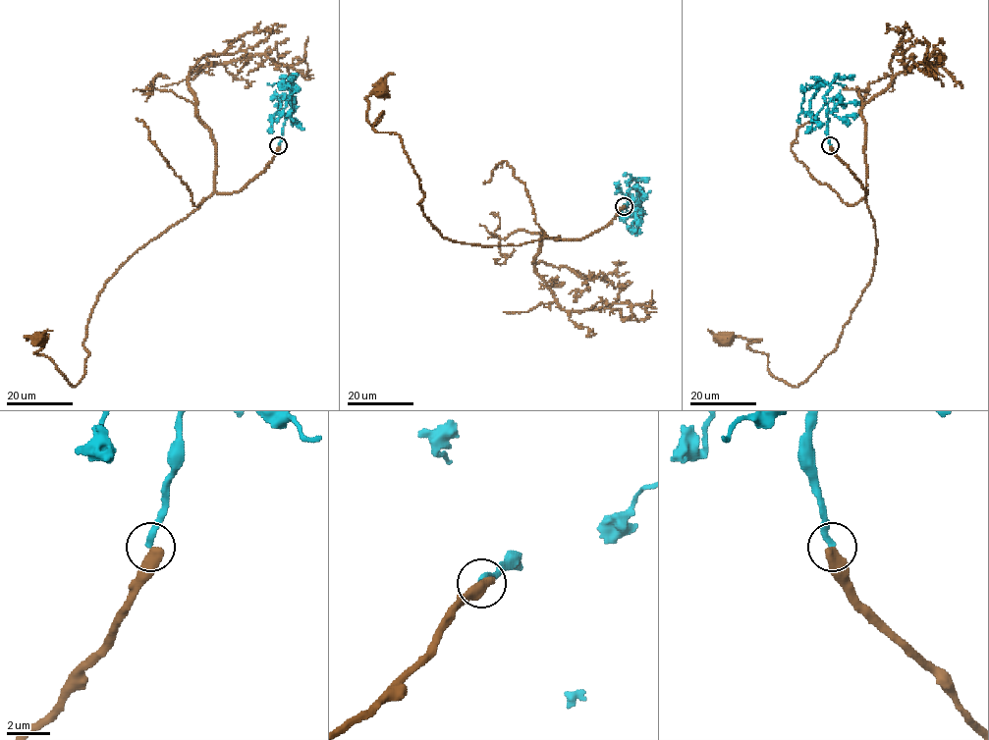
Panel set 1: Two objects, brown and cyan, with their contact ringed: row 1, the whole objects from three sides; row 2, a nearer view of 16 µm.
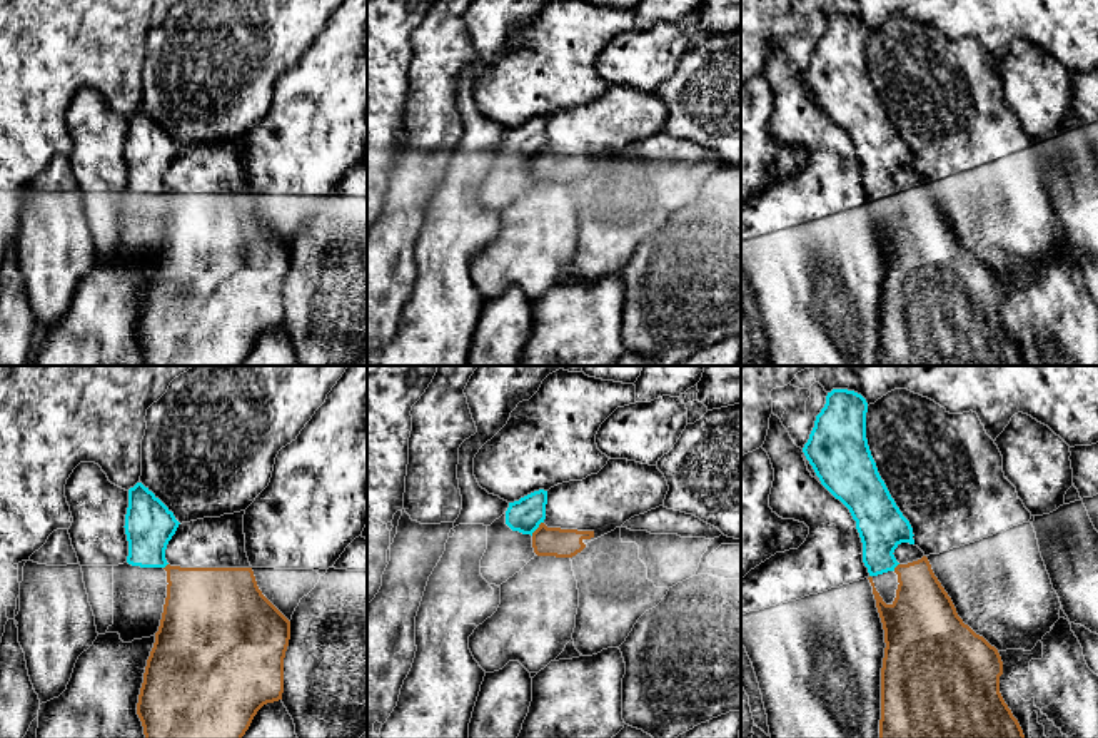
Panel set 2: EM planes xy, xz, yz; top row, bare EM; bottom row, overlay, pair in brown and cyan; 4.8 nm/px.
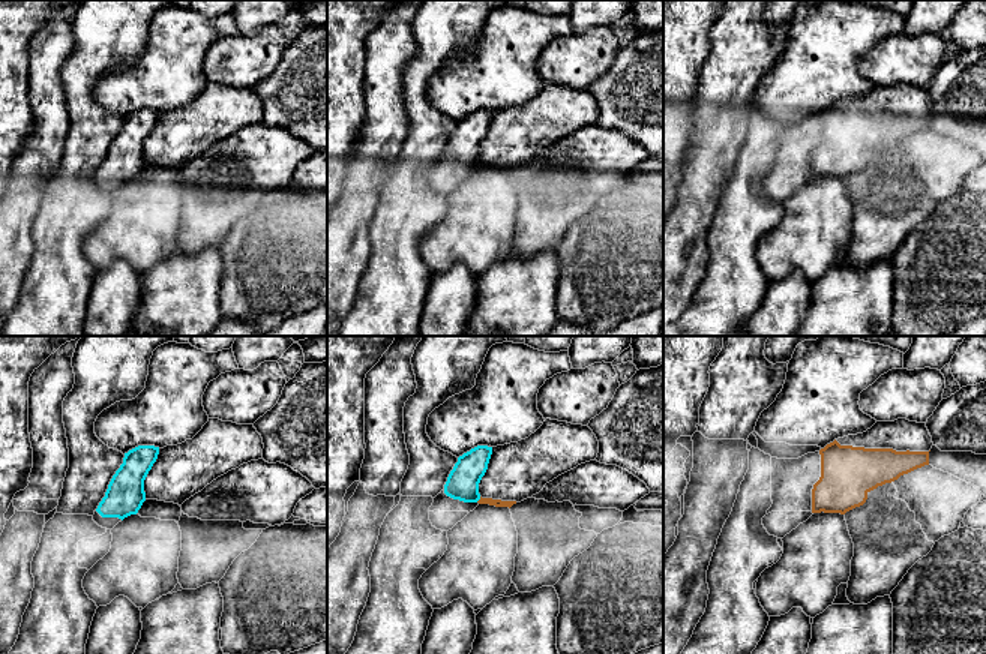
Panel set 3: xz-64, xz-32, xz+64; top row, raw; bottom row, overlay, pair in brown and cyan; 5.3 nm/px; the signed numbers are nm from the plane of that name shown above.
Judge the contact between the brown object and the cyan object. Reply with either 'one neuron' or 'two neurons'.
two neurons

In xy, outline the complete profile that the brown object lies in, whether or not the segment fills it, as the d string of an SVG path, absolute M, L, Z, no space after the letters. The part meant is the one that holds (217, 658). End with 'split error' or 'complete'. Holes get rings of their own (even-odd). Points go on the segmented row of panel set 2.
M244 514L182 523L167 544L167 598L137 703L145 738L242 738L264 705L282 700L290 621L257 586L245 553Z | split error

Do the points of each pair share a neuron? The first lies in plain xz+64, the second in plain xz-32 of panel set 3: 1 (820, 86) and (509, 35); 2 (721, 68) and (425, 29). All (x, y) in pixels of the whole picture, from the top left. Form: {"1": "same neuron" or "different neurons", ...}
{"1": "same neuron", "2": "different neurons"}

